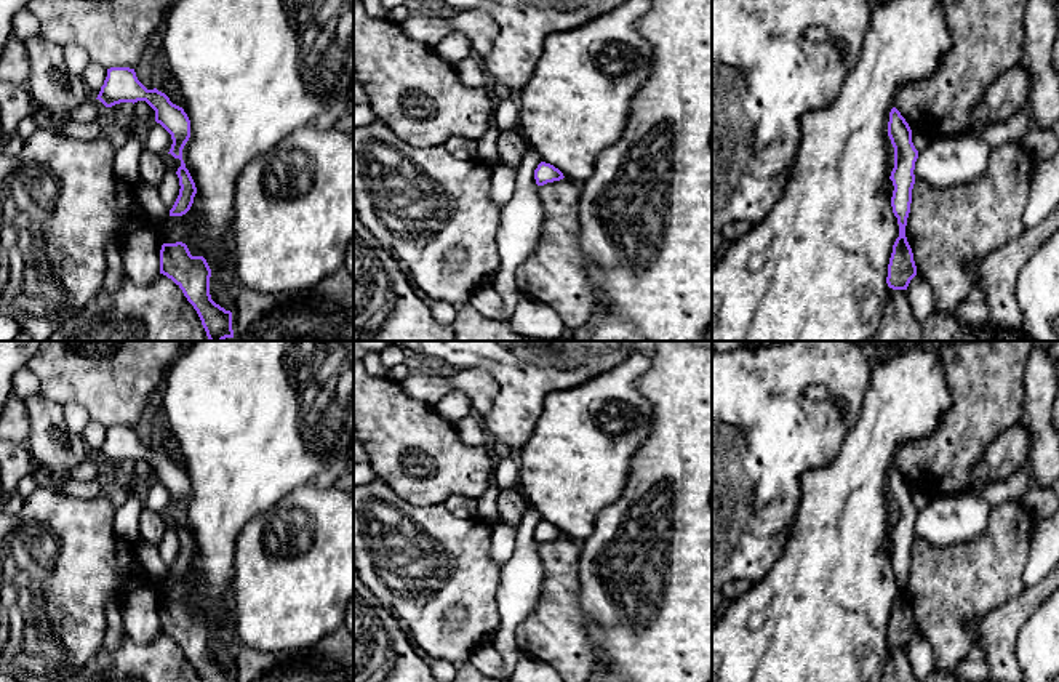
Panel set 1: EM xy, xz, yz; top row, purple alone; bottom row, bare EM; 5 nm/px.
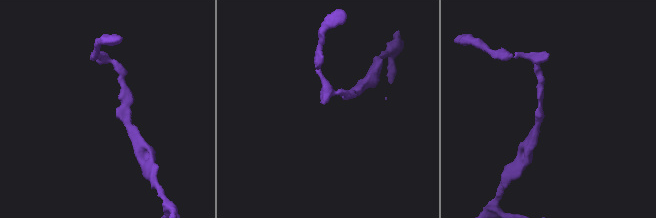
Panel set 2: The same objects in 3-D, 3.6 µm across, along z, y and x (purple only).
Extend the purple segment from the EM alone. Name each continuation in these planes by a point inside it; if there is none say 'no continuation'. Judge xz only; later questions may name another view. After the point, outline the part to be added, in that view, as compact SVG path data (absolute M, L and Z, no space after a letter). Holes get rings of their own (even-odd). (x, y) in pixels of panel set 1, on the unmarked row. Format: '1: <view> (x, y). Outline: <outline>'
no continuation

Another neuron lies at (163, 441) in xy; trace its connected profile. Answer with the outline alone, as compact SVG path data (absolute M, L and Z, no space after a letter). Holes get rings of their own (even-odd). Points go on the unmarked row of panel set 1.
M160 411L155 419L155 447L162 451L165 451L170 459L179 466L182 466L182 456L179 453L178 443L174 437L171 435L166 418Z

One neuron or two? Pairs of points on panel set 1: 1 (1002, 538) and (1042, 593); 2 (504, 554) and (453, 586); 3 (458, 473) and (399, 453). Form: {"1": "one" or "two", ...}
{"1": "two", "2": "two", "3": "one"}

